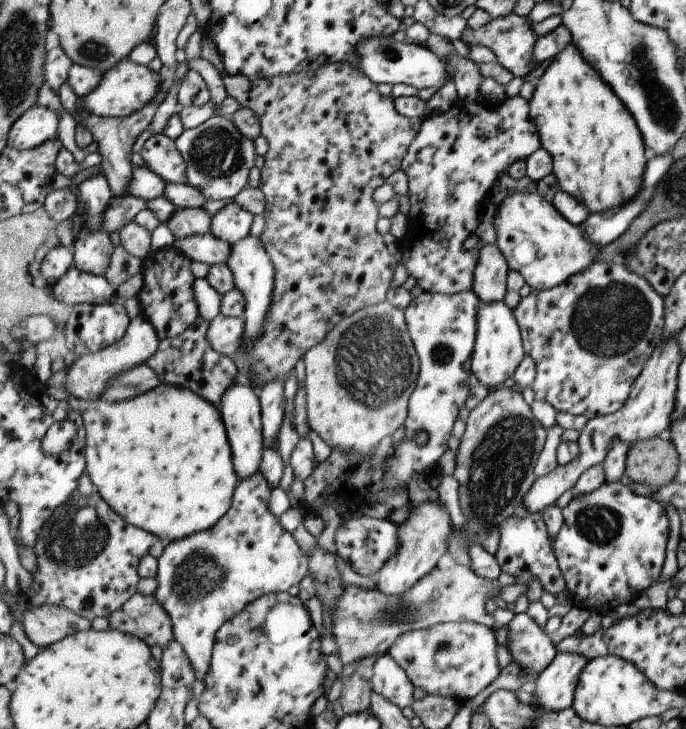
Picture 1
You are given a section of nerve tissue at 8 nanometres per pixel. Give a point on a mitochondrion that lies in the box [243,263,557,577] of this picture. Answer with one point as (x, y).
(373, 365)

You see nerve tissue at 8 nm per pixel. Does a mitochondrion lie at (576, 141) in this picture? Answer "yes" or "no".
no

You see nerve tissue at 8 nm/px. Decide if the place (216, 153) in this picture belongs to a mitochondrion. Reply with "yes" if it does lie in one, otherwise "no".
yes

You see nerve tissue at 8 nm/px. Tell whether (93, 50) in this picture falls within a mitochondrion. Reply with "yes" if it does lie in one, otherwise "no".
yes

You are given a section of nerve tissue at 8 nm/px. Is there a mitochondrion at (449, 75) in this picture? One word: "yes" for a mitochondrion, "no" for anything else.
no

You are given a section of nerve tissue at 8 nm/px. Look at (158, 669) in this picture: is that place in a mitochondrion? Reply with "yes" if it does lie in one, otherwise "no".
no

